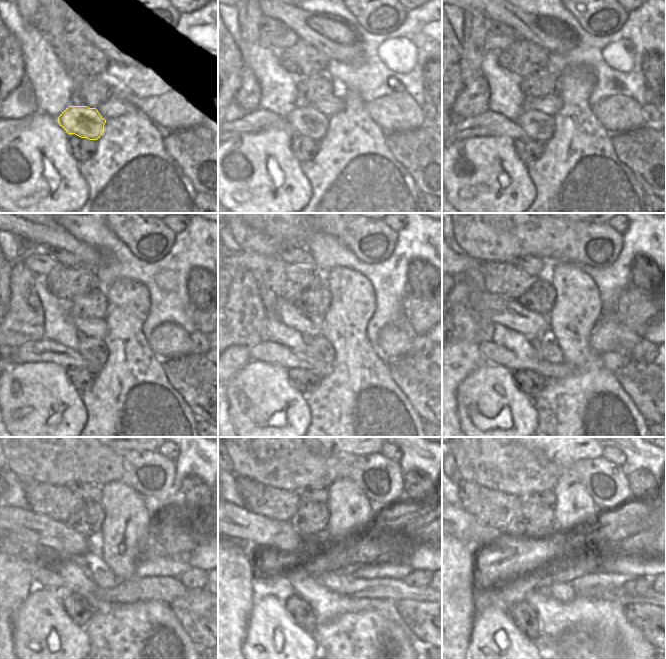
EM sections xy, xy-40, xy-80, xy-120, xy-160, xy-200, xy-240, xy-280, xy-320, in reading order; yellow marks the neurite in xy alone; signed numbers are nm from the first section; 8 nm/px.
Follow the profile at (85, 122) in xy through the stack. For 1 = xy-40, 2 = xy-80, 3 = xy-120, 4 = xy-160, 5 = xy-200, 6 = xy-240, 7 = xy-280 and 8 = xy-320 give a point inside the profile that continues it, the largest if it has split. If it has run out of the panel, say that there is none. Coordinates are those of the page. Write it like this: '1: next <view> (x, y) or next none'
1: next xy-40 (308, 121)
2: next xy-80 (539, 126)
3: next xy-120 (95, 350)
4: next xy-160 (319, 348)
5: next xy-200 (546, 349)
6: next xy-240 (103, 578)
7: next xy-280 (341, 584)
8: next xy-320 (563, 592)

